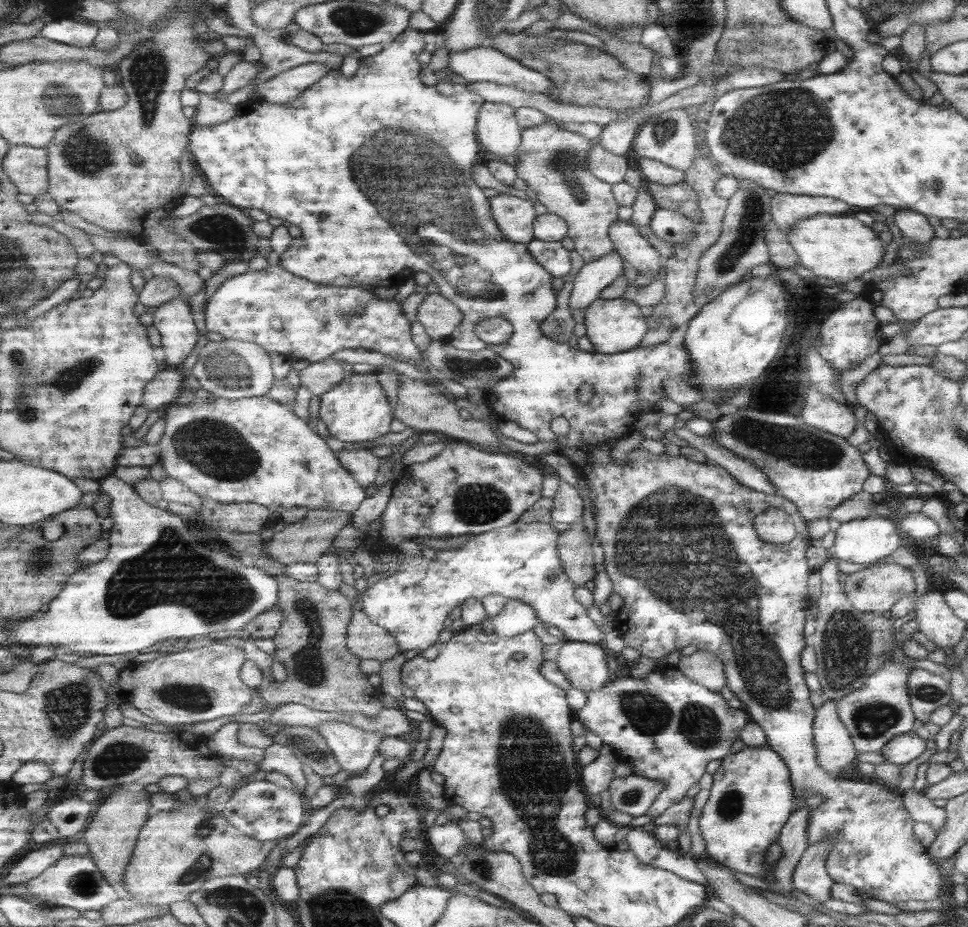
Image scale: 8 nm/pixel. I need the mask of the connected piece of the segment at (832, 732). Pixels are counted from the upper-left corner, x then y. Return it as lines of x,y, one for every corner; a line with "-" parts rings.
824,701
815,711
813,741
818,764
832,776
840,775
854,760
854,748
850,733
839,719
835,701

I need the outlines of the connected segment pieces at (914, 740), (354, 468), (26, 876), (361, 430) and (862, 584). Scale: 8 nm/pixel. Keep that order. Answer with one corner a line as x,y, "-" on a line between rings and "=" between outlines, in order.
911,731
889,740
886,746
881,748
880,754
890,762
903,766
918,758
925,749
926,741
=
370,449
339,452
342,464
367,488
378,480
382,458
=
62,846
36,850
32,854
28,854
24,860
12,866
8,870
9,873
6,875
4,882
8,885
27,883
31,878
40,876
46,869
62,860
65,856
=
377,373
348,375
337,387
322,395
321,398
319,418
328,425
331,436
338,438
338,440
344,442
368,442
368,440
380,439
381,436
389,435
393,431
393,422
397,419
395,417
395,408
388,400
=
888,563
878,566
870,566
847,574
846,580
842,583
844,593
850,604
860,612
874,614
888,614
892,605
904,597
915,597
915,582
910,568

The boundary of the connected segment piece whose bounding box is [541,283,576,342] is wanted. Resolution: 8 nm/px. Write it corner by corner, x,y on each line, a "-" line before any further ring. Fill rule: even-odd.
566,283
564,288
557,291
557,307
554,313
541,324
541,331
555,341
566,341
573,335
576,321
573,319
569,308
569,295
571,283

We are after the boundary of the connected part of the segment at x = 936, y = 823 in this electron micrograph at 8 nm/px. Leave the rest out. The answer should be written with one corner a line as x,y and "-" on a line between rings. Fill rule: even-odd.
914,787
900,792
900,796
902,796
904,808
915,821
926,822
936,833
939,831
946,820
944,808
935,806
932,801
923,796
922,792
916,792

